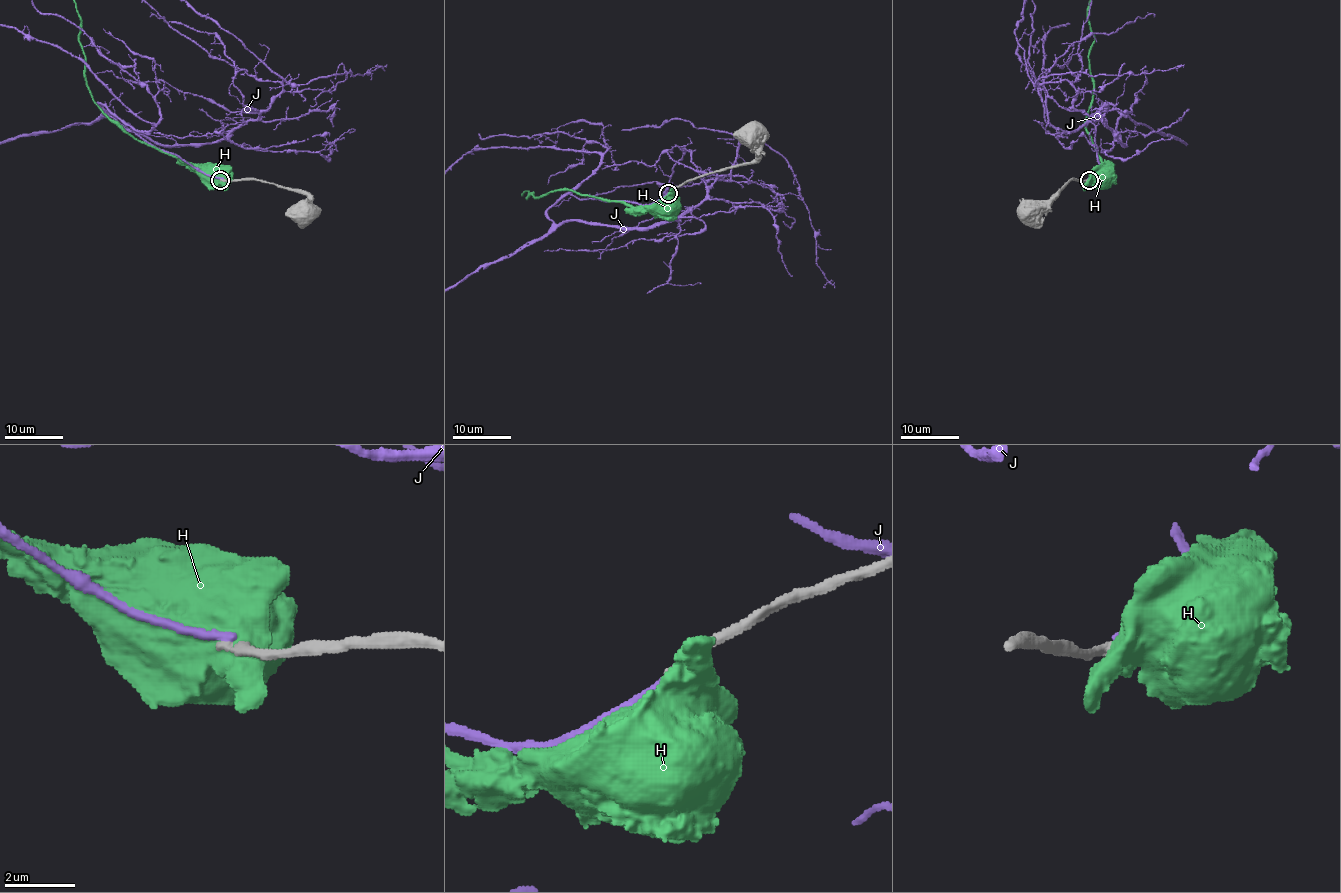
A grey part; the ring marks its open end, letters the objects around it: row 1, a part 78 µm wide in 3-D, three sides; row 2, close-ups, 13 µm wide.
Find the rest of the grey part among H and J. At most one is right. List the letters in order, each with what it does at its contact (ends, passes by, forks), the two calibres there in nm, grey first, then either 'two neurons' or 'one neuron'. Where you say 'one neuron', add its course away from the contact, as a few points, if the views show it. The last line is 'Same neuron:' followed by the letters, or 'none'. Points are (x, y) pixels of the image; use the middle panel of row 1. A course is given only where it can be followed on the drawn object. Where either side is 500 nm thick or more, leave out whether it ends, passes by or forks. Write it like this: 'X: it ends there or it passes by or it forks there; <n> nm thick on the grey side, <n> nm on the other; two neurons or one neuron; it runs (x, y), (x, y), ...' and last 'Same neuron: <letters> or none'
H: 280 nm thick on the grey side, 700 nm on the other; two neurons
J: it ends there; 240 nm thick on the grey side, 240 nm on the other; two neurons
Same neuron: none

